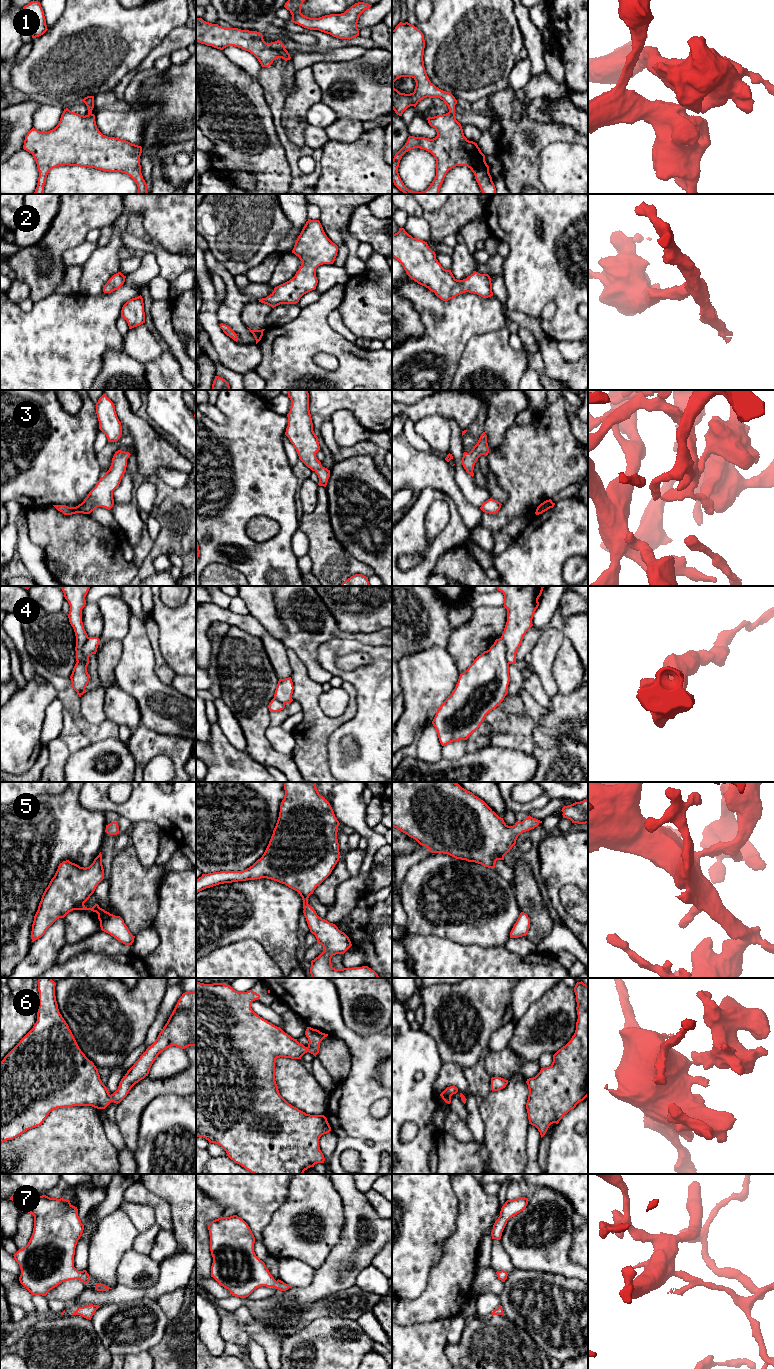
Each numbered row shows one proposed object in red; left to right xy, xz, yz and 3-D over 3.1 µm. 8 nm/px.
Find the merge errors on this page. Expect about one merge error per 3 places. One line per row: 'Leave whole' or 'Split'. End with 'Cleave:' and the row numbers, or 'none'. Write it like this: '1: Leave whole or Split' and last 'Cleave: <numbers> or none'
1: Split
2: Leave whole
3: Leave whole
4: Split
5: Leave whole
6: Leave whole
7: Leave whole
Cleave: 1, 4

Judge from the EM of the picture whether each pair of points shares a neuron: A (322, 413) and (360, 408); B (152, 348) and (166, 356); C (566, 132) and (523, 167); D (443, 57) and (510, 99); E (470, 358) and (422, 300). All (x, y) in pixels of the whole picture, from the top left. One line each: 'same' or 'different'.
A: same
B: different
C: same
D: different
E: different

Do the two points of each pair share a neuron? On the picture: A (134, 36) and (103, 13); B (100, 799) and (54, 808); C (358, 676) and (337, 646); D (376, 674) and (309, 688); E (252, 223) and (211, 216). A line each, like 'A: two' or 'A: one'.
A: one
B: two
C: one
D: two
E: one

